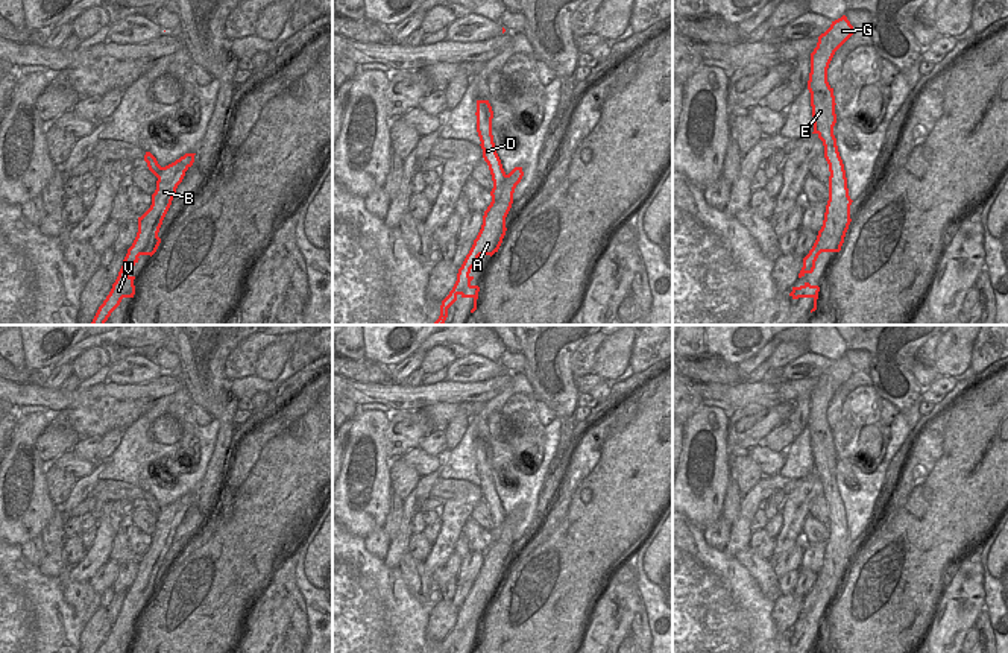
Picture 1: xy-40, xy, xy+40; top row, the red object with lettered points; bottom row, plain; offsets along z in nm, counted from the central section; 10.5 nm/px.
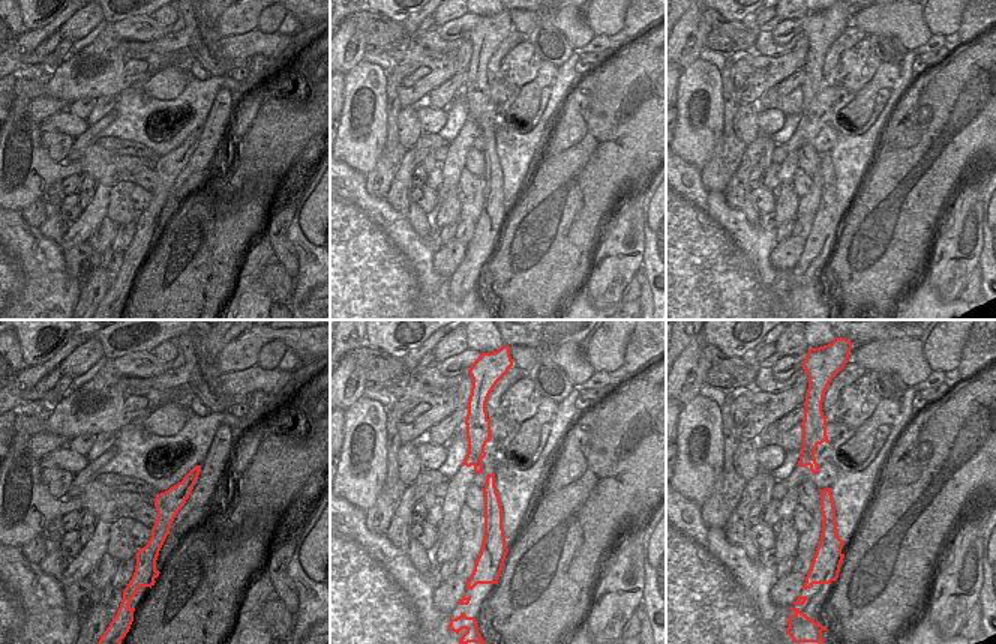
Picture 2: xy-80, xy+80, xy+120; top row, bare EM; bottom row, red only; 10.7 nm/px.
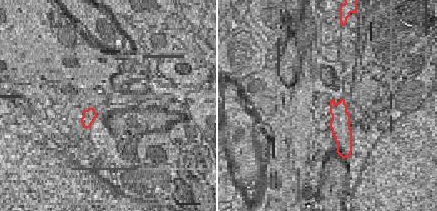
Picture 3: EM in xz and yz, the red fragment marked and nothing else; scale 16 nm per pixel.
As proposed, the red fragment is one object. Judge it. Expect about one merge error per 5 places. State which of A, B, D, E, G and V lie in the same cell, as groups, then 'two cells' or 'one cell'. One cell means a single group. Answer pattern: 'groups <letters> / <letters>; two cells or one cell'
groups A B V / D E G; two cells

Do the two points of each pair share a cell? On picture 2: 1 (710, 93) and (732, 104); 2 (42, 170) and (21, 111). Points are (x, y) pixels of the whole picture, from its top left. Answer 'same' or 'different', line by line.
1: different
2: same

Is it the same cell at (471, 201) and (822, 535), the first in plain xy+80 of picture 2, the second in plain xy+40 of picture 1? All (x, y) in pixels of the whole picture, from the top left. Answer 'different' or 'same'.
different

